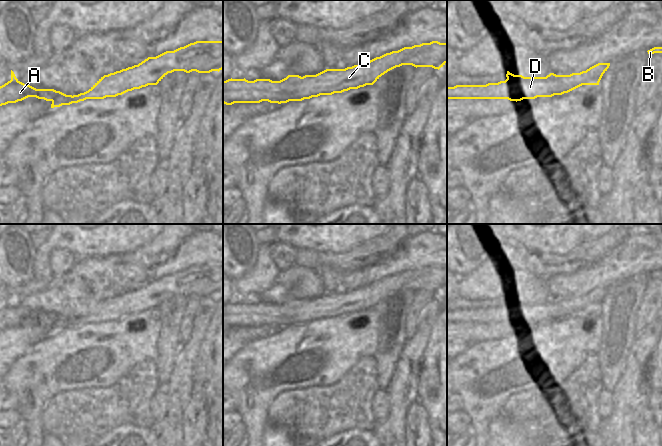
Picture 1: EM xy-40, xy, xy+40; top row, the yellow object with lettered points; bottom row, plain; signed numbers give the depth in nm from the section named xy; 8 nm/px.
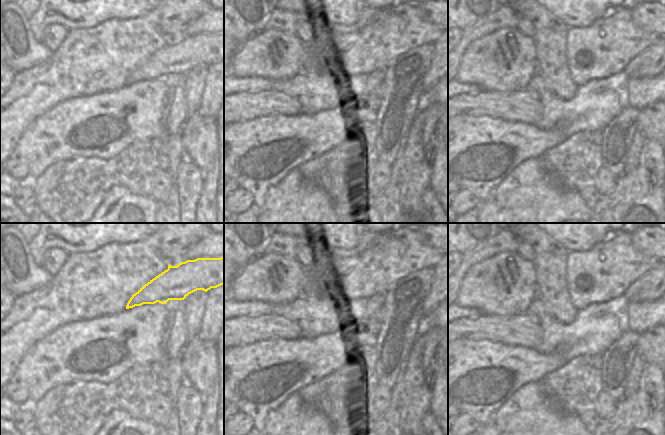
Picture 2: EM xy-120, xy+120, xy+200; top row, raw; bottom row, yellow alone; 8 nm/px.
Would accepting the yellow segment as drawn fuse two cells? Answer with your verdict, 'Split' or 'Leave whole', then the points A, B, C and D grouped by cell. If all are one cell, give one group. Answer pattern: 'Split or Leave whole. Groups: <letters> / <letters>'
Leave whole. Groups: A B C D.

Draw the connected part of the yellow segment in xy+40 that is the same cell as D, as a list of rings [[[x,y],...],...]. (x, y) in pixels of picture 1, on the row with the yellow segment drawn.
[[[598,63],[580,73],[550,73],[546,77],[524,77],[507,71],[507,79],[498,83],[447,87],[447,99],[508,99],[517,102],[562,95],[582,85],[599,85],[609,66],[610,63]]]

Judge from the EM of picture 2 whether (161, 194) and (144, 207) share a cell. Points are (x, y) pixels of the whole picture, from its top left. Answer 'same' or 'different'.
different

